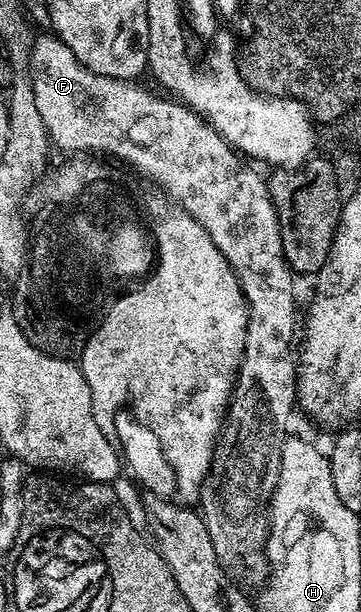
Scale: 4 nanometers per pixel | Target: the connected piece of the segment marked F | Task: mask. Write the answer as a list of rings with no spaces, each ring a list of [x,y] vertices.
[[[42,31],[42,33],[33,38],[30,46],[30,63],[28,72],[30,74],[30,82],[32,83],[32,91],[36,95],[36,107],[40,111],[40,119],[44,119],[44,127],[46,132],[50,134],[50,140],[55,146],[58,145],[62,149],[67,149],[70,155],[101,155],[103,158],[110,159],[115,154],[120,157],[126,157],[127,161],[133,161],[134,165],[138,165],[139,169],[146,170],[151,177],[156,177],[163,184],[170,186],[178,197],[186,200],[187,208],[194,212],[195,216],[202,218],[203,224],[211,233],[215,233],[215,241],[225,249],[227,256],[230,256],[234,274],[238,276],[238,285],[242,288],[242,293],[246,296],[246,303],[250,310],[250,318],[248,319],[248,327],[246,328],[246,346],[242,352],[242,361],[238,365],[236,374],[236,392],[233,394],[229,409],[226,410],[226,420],[222,426],[222,432],[219,436],[217,445],[214,446],[214,464],[210,466],[210,474],[206,476],[202,483],[202,492],[200,494],[200,512],[204,523],[208,527],[208,535],[212,539],[212,547],[216,547],[216,555],[220,559],[220,563],[235,578],[241,579],[247,573],[250,577],[258,577],[267,572],[266,563],[266,537],[270,534],[270,500],[276,491],[276,483],[280,479],[280,459],[282,458],[282,448],[288,436],[286,424],[290,421],[290,412],[296,409],[296,357],[290,353],[290,344],[295,344],[296,333],[294,337],[294,280],[295,274],[292,272],[289,263],[284,255],[284,247],[282,246],[282,228],[278,222],[276,215],[276,207],[270,198],[270,187],[265,176],[261,177],[253,164],[247,163],[235,150],[230,148],[229,143],[225,141],[218,132],[213,129],[206,120],[188,106],[179,103],[177,100],[171,99],[169,96],[157,97],[150,89],[138,85],[137,80],[121,81],[115,77],[108,75],[100,75],[93,73],[88,67],[84,67],[76,59],[76,55],[72,55],[69,47],[59,41],[53,32]]]

